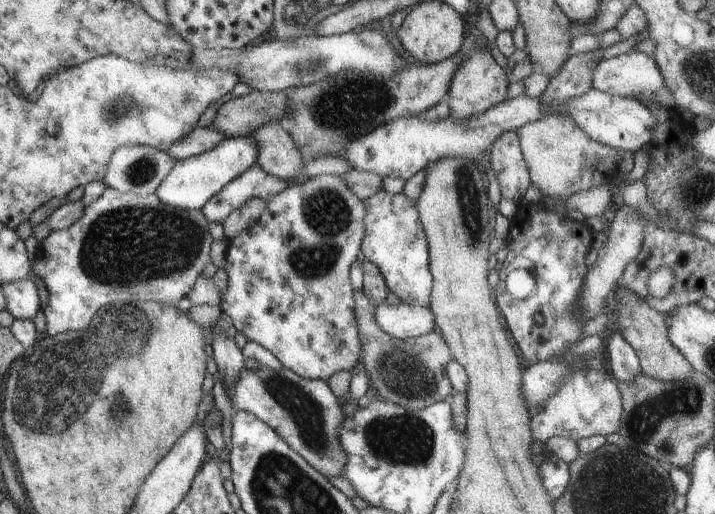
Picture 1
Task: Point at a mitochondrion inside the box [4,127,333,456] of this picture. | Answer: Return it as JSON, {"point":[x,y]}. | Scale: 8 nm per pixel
{"point":[51,387]}

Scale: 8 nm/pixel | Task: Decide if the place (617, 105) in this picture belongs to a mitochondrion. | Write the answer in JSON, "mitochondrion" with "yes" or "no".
{"mitochondrion":"no"}

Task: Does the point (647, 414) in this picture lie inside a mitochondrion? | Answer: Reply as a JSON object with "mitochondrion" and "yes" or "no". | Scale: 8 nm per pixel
{"mitochondrion":"yes"}

